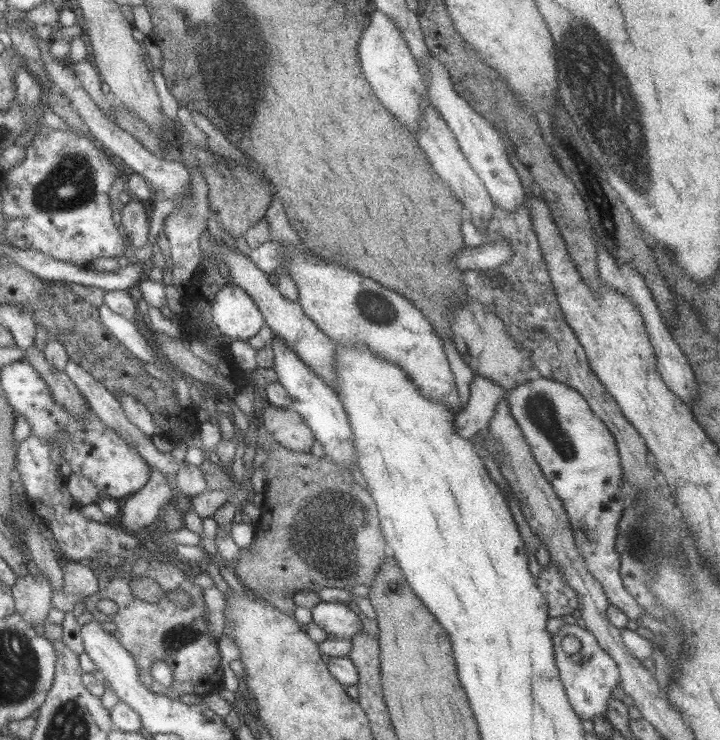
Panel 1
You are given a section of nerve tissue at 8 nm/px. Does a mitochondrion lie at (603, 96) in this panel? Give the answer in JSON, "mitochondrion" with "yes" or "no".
{"mitochondrion":"yes"}

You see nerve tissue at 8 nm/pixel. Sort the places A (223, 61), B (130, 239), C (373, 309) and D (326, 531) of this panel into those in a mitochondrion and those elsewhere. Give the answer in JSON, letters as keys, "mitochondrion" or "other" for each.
{"A":"mitochondrion","B":"other","C":"mitochondrion","D":"mitochondrion"}

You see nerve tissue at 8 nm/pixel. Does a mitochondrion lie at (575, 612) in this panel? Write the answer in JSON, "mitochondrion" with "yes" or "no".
{"mitochondrion":"no"}

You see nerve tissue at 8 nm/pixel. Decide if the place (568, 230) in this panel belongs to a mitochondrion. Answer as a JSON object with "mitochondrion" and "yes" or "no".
{"mitochondrion":"no"}

